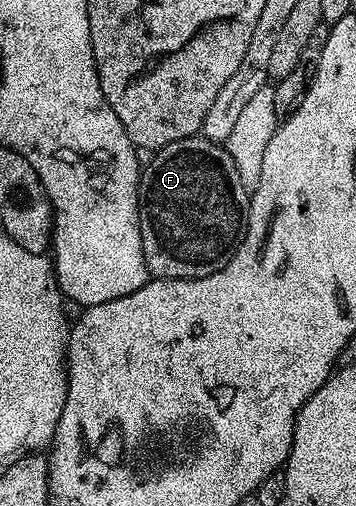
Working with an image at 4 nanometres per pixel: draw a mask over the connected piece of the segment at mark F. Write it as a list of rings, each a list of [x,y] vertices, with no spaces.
[[[196,134],[183,141],[171,141],[171,145],[152,152],[150,159],[153,160],[149,164],[144,164],[141,184],[137,187],[143,257],[150,276],[184,281],[207,277],[223,269],[223,265],[227,265],[239,249],[245,238],[245,226],[249,223],[251,192],[239,178],[235,161],[231,161],[231,153],[227,153],[224,145]]]

